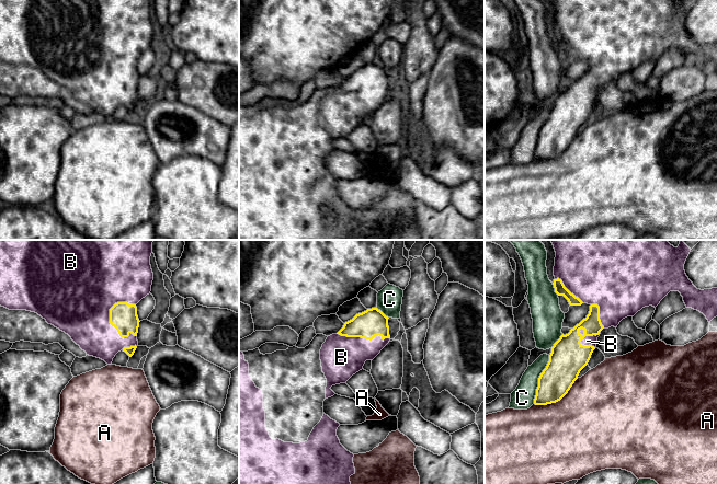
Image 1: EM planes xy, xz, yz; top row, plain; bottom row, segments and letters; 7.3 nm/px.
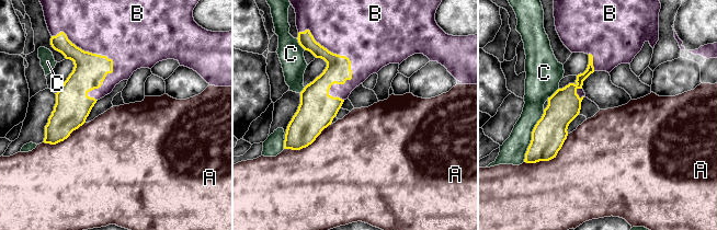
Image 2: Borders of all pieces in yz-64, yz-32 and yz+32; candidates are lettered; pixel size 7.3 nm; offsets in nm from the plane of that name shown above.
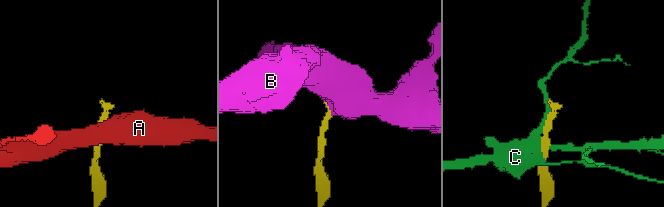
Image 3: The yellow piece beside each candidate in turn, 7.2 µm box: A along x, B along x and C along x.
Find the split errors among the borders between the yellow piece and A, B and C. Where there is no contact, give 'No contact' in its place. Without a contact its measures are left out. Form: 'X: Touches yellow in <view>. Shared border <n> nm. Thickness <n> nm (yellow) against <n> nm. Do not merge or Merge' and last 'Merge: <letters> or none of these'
A: Touches yellow in yz. Shared border 380 nm. Thickness 240 nm (yellow) against 500 nm. Do not merge
B: Touches yellow in xy. Shared border 300 nm. Thickness 200 nm (yellow) against 380 nm. Merge
C: Touches yellow in yz. Shared border 380 nm. Thickness 260 nm (yellow) against 170 nm. Do not merge
Merge: B

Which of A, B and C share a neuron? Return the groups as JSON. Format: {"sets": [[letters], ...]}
{"sets": [["A"], ["B"], ["C"]]}

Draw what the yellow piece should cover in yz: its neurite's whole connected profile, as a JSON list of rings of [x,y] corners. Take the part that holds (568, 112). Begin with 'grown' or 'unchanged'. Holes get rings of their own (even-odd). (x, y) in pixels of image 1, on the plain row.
grown; [[[554,0],[554,3],[556,7],[553,37],[555,47],[564,50],[570,60],[588,58],[590,66],[585,73],[568,89],[562,89],[551,102],[549,116],[538,132],[535,160],[556,158],[568,148],[580,126],[588,119],[603,83],[617,82],[623,73],[634,71],[645,61],[656,62],[670,46],[679,46],[686,62],[699,66],[709,78],[717,71],[717,43],[697,44],[685,28],[684,19],[691,7],[687,0],[678,2],[673,0]]]

